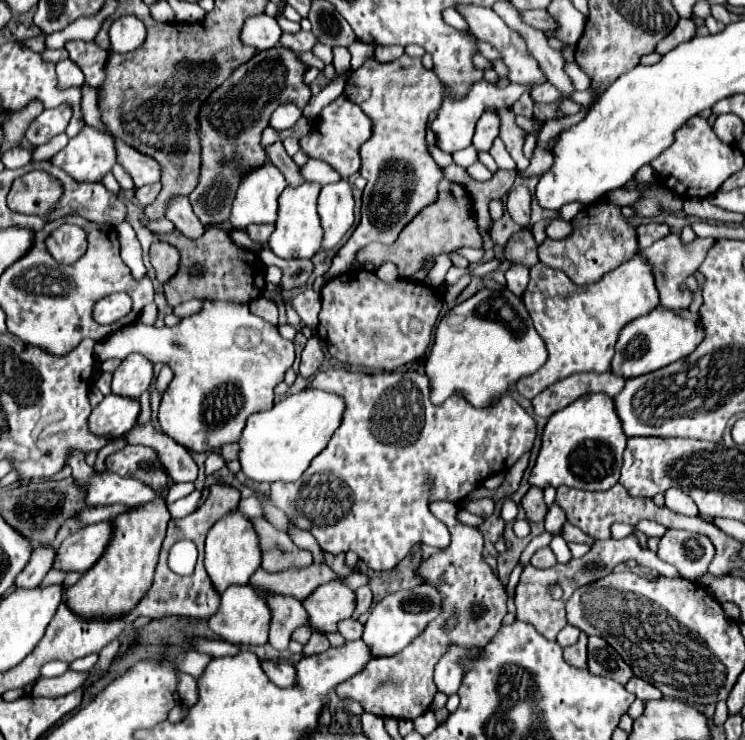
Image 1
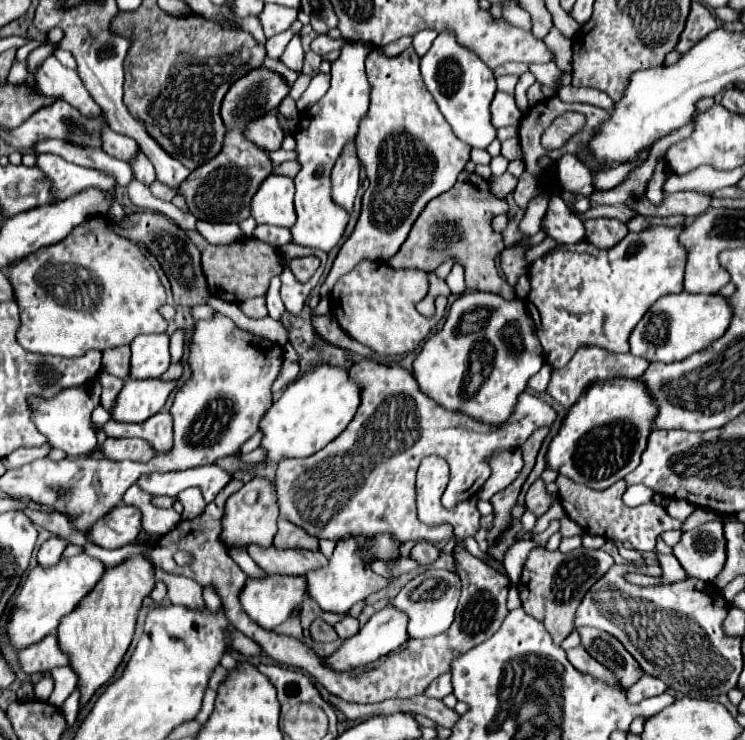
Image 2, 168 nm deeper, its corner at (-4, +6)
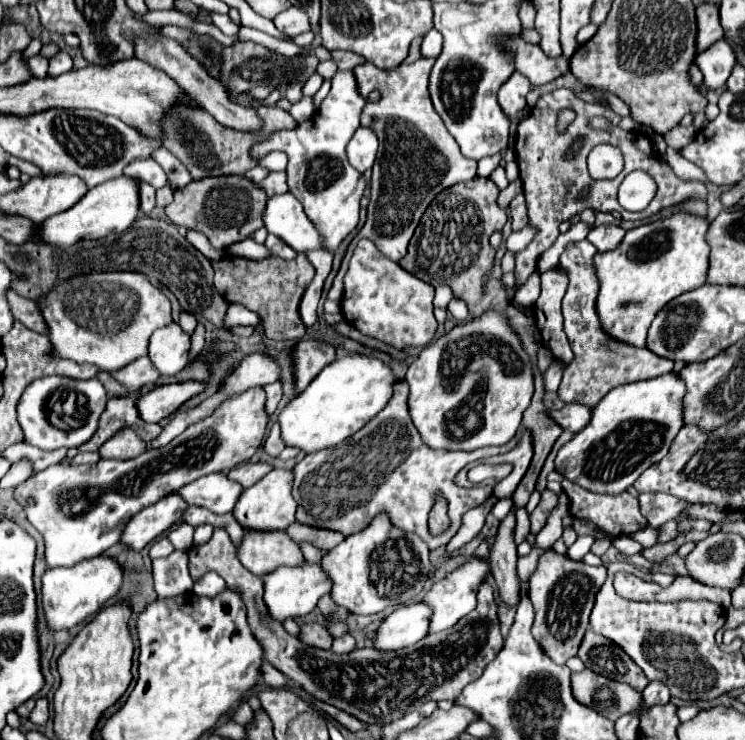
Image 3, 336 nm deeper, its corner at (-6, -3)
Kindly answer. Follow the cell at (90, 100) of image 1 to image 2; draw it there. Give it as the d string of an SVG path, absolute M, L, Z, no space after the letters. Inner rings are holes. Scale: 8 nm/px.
M138 148L136 156L132 160L128 160L130 168L132 168L132 174L136 180L140 180L142 184L150 184L156 180L156 174L154 174L154 168L152 168L152 162L148 160L148 156Z

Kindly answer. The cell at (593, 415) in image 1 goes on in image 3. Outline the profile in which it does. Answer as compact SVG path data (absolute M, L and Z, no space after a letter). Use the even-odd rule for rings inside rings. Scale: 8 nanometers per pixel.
M678 373L612 389L592 409L590 423L558 451L556 471L594 493L618 495L626 491L650 465L668 453L684 425L684 395L686 385Z

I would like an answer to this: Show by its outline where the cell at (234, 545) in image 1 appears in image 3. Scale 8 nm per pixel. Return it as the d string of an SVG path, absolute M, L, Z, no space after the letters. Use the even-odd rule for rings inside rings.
M272 469L252 487L244 489L238 505L234 507L234 517L240 521L244 529L286 529L290 523L296 521L296 499L292 497L292 469Z

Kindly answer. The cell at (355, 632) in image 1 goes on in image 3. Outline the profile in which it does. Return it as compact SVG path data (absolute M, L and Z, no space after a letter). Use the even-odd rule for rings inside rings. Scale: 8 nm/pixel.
M344 633L344 635L336 637L334 643L332 643L334 653L350 653L354 647L356 647L356 643L354 643L354 637L350 633Z

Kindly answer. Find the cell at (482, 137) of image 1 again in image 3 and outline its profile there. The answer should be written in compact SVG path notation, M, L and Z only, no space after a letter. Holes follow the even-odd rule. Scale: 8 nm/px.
M518 71L500 87L500 93L498 93L500 107L506 111L506 115L512 121L516 121L518 111L526 107L526 95L530 89L532 89L532 85L530 85L528 77L524 77Z

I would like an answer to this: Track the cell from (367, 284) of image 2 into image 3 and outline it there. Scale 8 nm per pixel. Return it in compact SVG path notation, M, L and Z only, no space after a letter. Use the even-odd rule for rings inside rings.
M360 239L350 259L344 277L342 313L348 323L370 337L384 339L398 349L424 347L436 333L434 319L434 287L426 285L412 273L404 271L396 261L390 261L370 239Z

